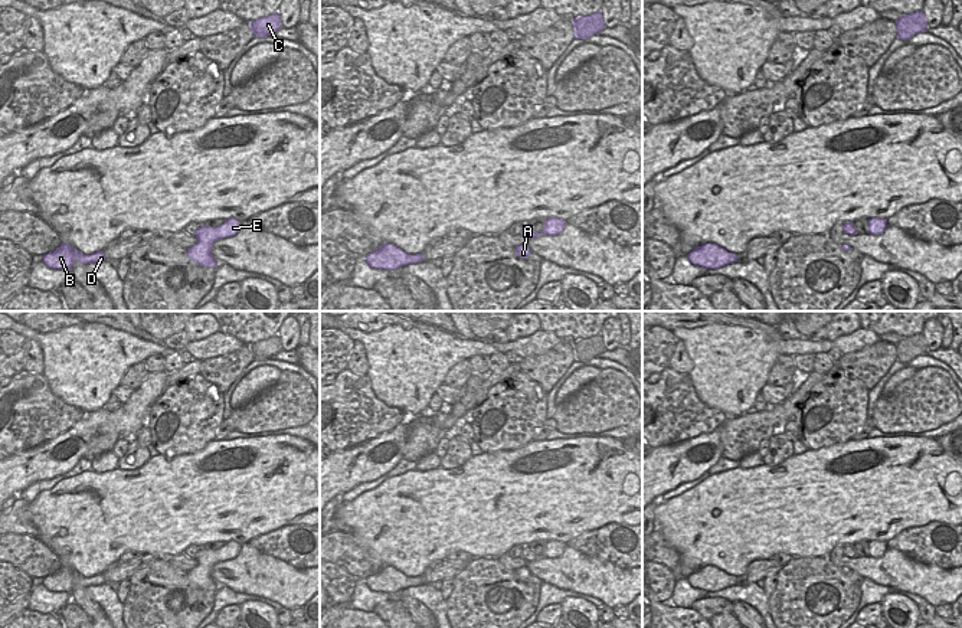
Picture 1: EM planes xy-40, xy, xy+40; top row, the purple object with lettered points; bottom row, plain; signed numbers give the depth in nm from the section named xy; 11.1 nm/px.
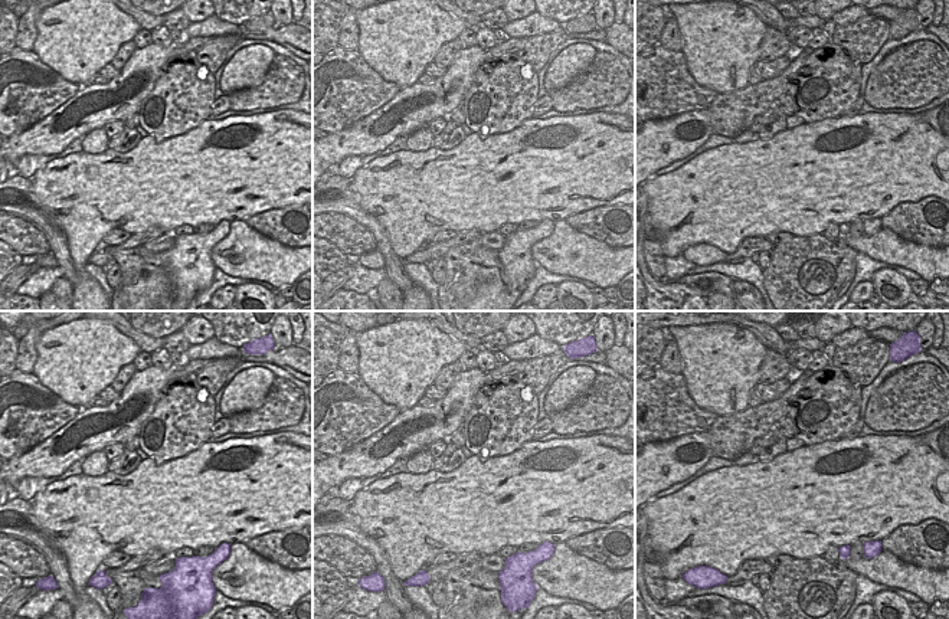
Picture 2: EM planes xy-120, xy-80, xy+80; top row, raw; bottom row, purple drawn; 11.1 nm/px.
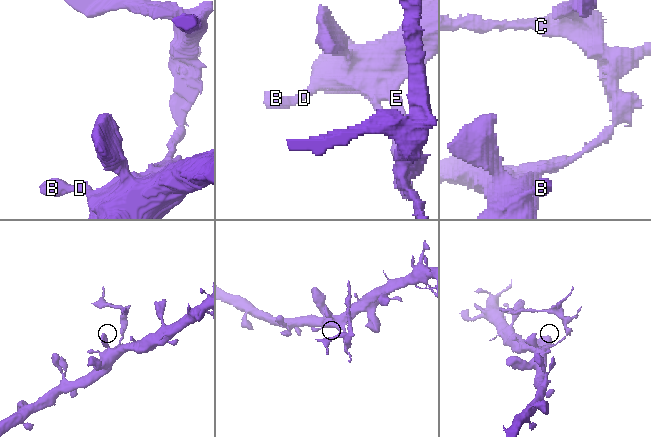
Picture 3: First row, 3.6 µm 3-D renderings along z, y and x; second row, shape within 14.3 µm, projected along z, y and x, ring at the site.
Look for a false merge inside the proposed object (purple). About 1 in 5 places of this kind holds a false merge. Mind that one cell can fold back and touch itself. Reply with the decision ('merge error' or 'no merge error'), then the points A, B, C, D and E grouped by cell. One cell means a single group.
merge error | A B D E / C

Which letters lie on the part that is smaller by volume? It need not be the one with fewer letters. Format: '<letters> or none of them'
C

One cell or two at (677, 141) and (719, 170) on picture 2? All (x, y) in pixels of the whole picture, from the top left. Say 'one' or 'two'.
two

